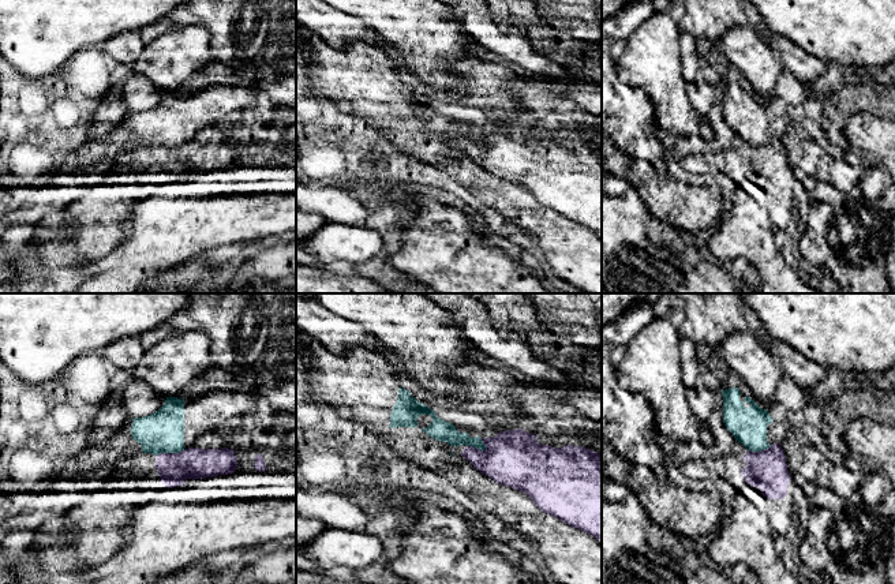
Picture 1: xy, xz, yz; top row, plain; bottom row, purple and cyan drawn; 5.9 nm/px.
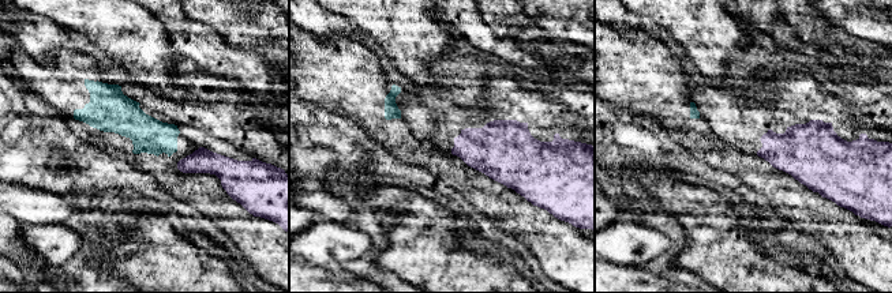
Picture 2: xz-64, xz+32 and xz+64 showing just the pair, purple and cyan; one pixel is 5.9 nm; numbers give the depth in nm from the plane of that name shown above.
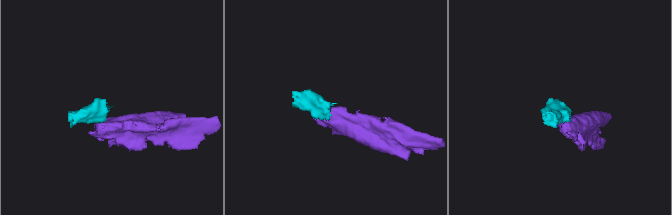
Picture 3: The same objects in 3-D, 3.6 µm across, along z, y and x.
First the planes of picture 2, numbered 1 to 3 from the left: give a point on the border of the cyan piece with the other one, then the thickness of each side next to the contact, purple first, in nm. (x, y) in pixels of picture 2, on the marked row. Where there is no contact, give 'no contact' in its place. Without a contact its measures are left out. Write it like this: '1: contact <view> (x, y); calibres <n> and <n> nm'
1: no contact
2: no contact
3: no contact

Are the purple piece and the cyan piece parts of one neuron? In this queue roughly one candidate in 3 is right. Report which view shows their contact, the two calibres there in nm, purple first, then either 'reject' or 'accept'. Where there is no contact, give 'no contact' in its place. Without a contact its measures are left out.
contact in xy; calibres 190 and 260 nm; reject

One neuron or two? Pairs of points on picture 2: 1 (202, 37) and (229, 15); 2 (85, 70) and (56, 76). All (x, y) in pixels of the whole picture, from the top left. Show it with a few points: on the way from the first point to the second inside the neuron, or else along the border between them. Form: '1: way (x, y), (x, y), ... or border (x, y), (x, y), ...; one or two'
1: border (184, 14), (205, 22), (213, 29); two
2: way (78, 75), (63, 76); one

